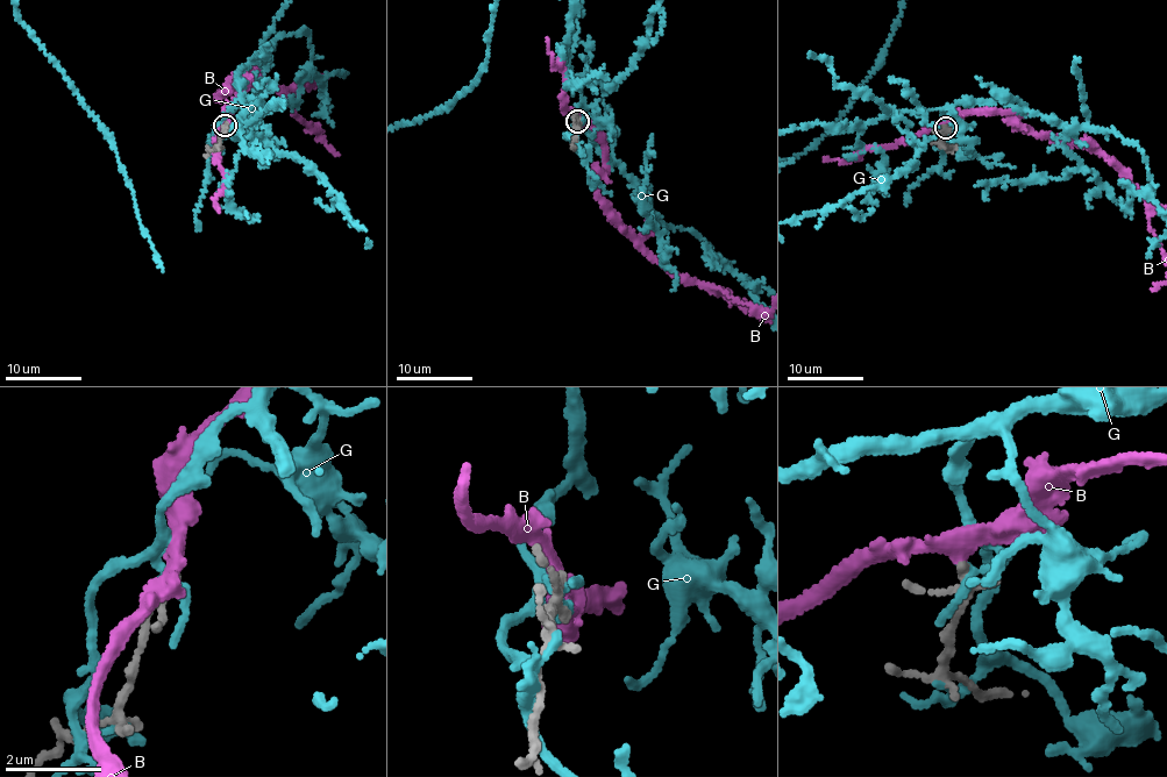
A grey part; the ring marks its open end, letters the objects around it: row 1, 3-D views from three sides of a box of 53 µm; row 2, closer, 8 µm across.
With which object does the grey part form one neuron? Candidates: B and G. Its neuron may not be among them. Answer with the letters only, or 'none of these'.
none of these

